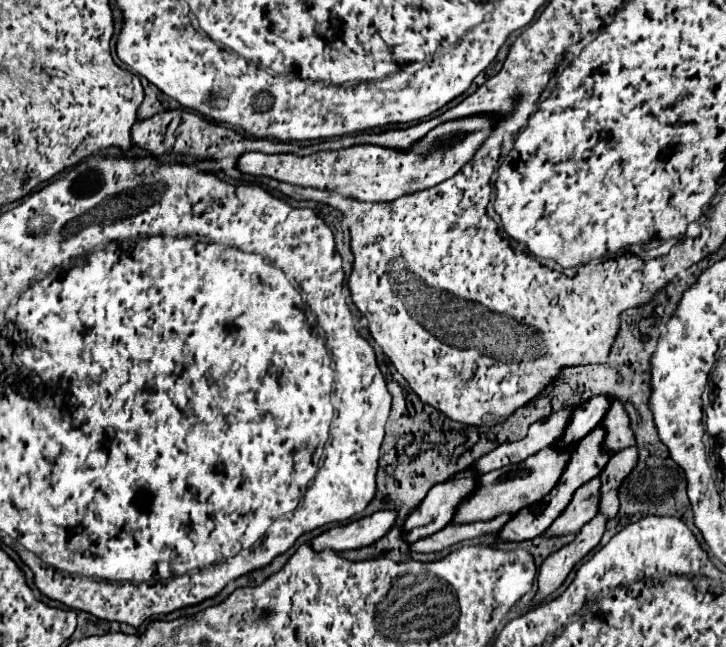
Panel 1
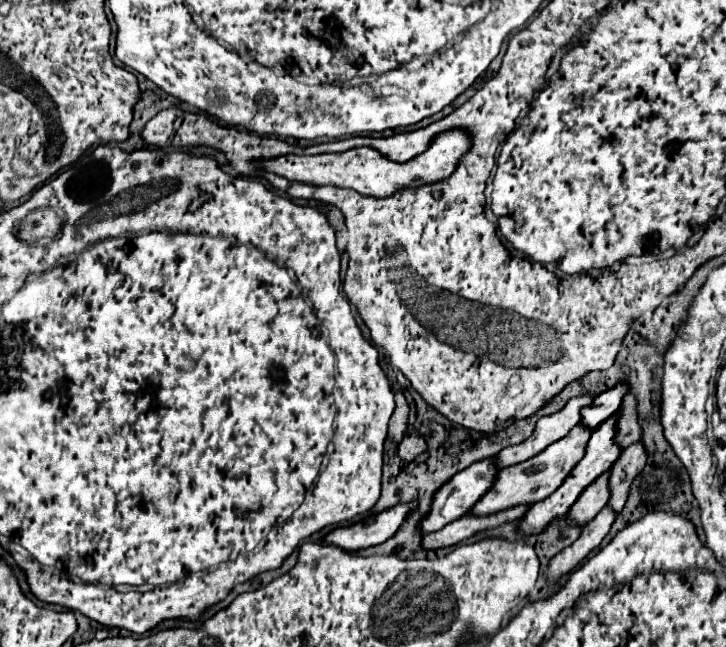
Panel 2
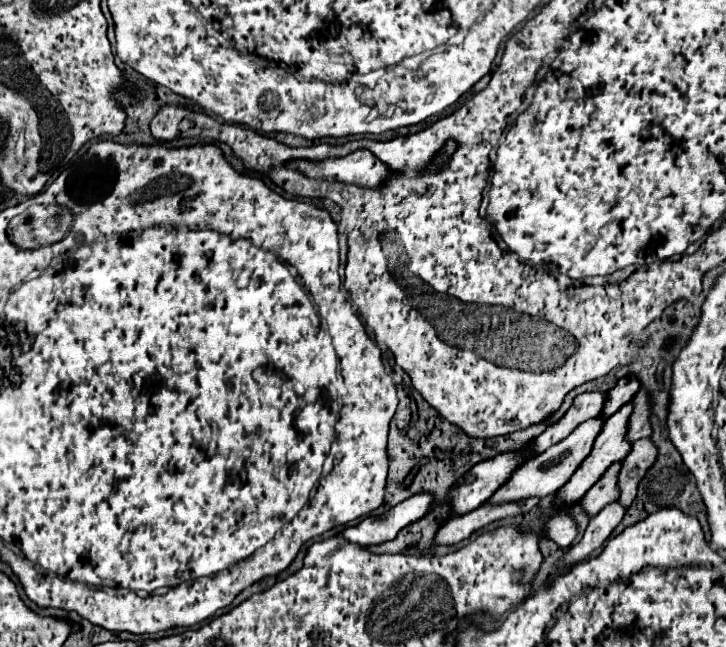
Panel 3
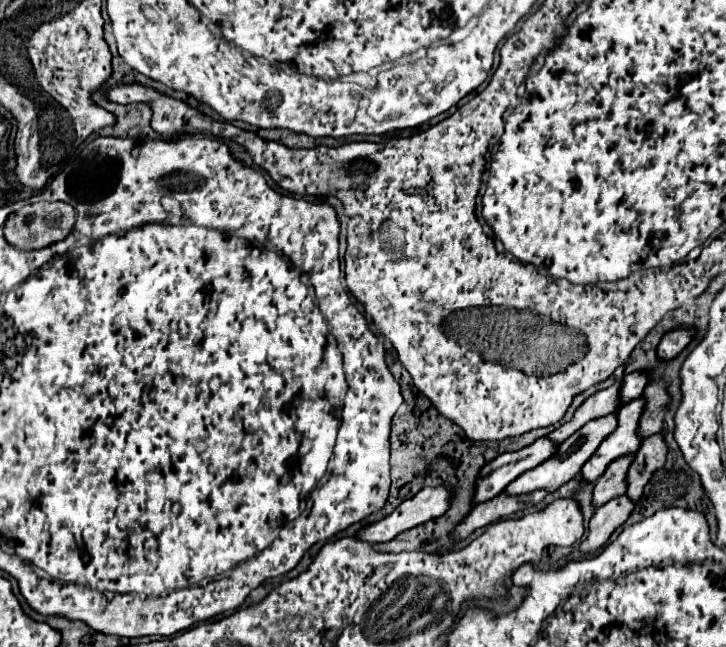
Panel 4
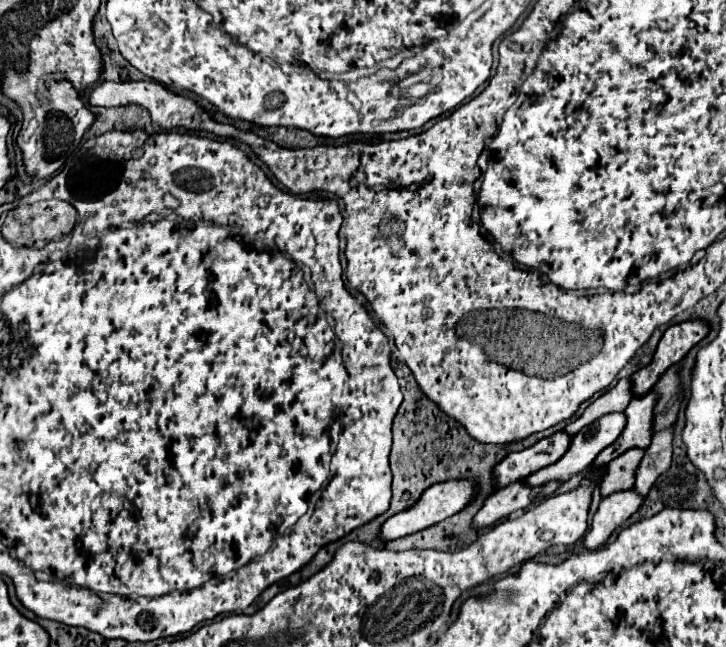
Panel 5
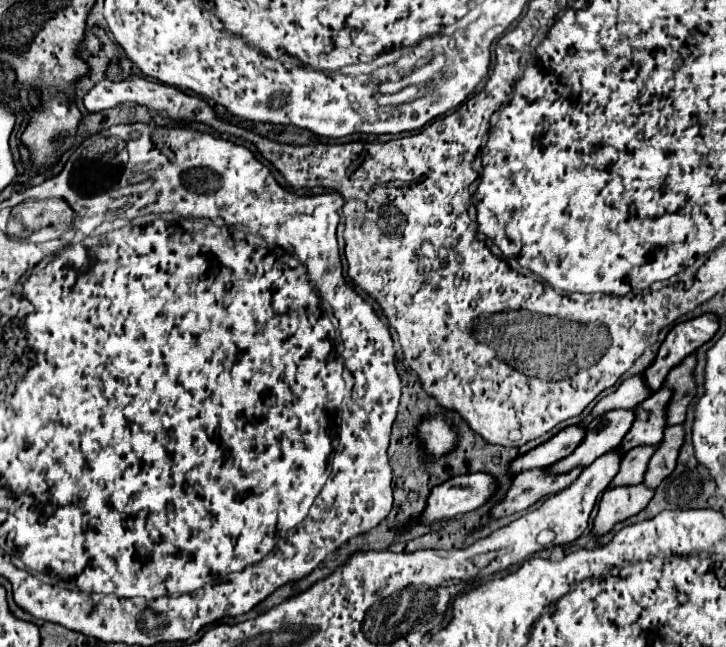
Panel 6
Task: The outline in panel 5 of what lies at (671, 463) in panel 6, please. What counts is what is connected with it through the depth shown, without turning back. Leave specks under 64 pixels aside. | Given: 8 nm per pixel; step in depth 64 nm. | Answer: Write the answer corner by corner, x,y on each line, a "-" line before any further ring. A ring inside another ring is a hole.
662,430
652,436
648,448
644,448
644,458
640,460
634,476
634,490
640,496
648,494
648,488
656,482
656,478
668,470
672,462
672,430

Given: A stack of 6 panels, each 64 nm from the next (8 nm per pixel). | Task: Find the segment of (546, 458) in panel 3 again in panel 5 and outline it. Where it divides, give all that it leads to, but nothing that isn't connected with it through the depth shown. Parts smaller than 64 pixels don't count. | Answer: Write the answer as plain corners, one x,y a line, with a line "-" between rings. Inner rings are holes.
608,414
608,416
602,416
602,418
594,420
592,424
584,426
578,434
572,436
566,454
564,454
558,462
540,468
538,472
526,476
522,482
524,482
528,488
534,488
534,486
542,486
542,484
548,484
548,482
560,482
560,484
562,484
562,482
570,480
574,474
578,474
578,472
582,472
584,468
588,468
590,462
598,456
598,452
604,450
604,446
612,444
612,440
616,440
616,436
620,436
622,430
624,430
624,414

